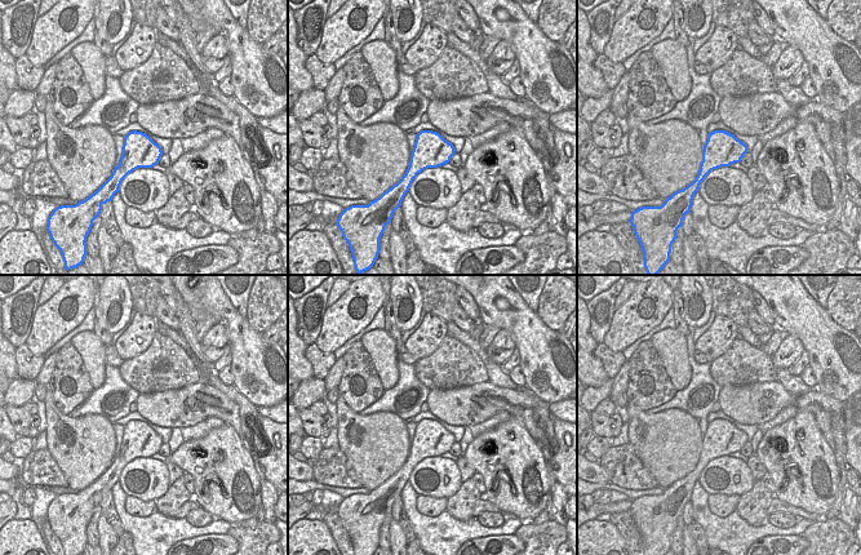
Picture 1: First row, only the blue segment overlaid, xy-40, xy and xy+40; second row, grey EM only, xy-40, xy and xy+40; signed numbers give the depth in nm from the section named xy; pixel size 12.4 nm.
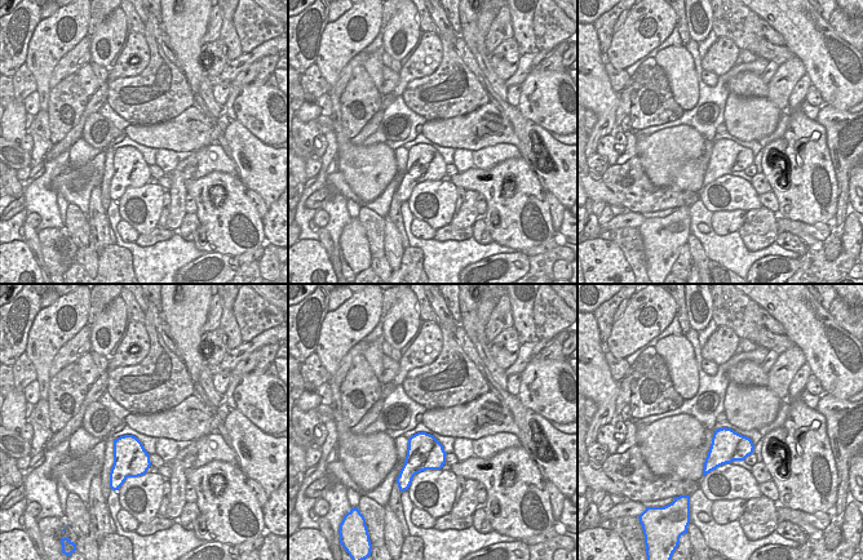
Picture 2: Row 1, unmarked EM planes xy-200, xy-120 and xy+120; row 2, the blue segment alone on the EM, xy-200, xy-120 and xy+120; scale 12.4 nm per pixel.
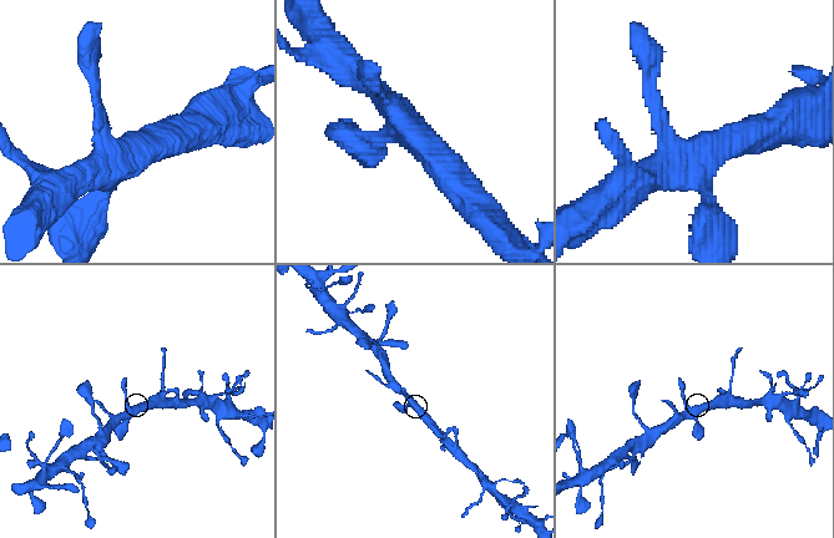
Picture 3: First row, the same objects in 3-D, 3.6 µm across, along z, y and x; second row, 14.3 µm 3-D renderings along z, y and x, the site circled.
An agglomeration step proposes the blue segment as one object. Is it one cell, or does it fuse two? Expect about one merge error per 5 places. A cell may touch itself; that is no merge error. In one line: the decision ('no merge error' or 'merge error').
no merge error

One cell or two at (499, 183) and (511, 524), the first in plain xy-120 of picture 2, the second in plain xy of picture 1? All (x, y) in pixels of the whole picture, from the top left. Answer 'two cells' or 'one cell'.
two cells

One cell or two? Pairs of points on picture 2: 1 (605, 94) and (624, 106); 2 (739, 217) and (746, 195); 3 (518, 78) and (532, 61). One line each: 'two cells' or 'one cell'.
1: two cells
2: two cells
3: one cell

